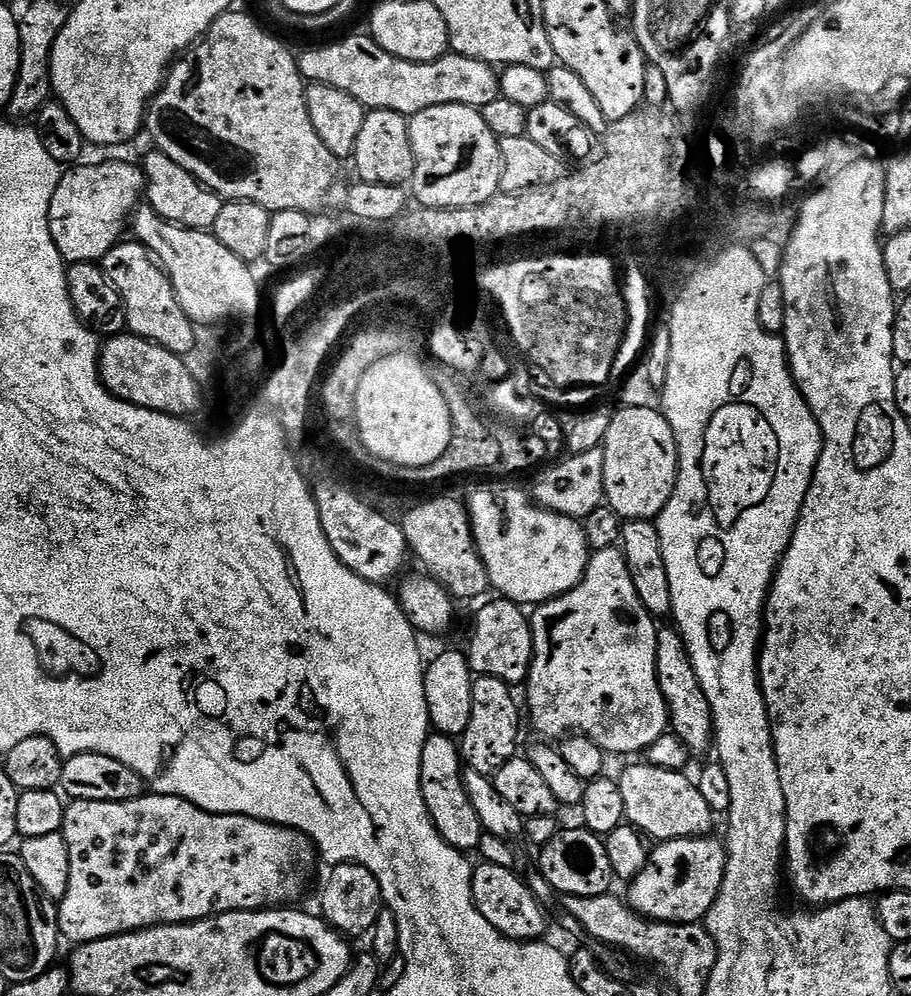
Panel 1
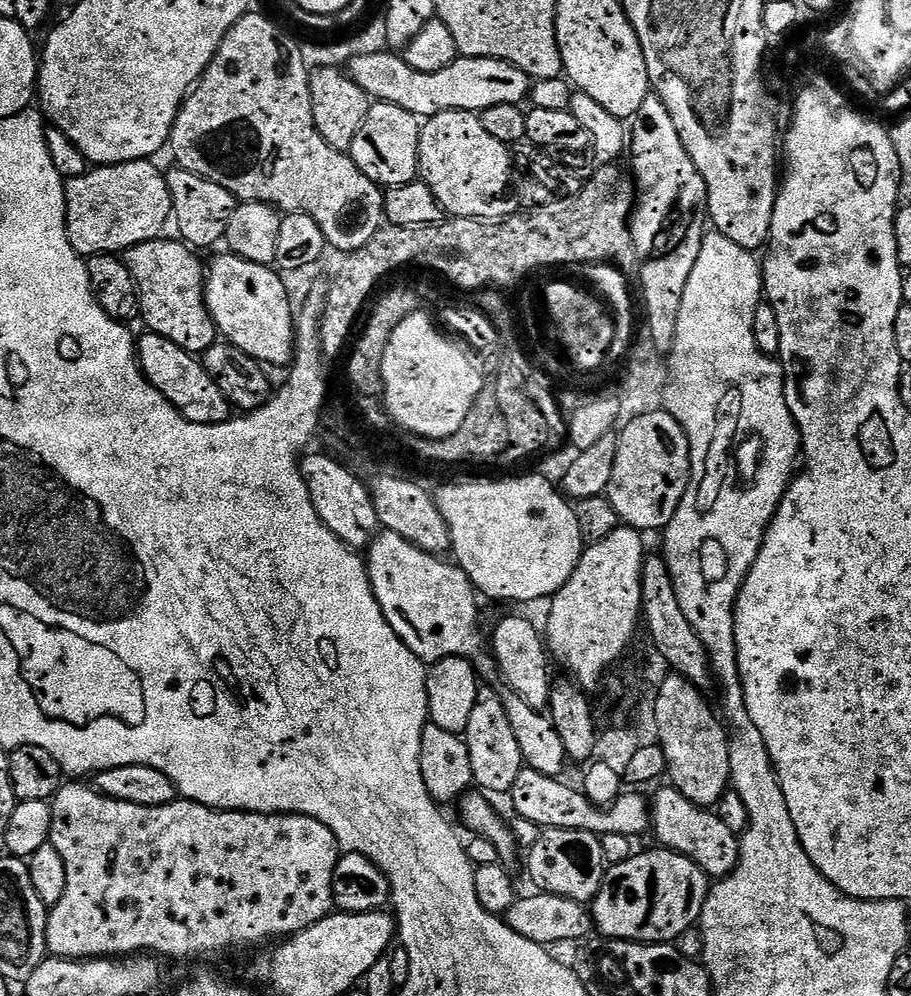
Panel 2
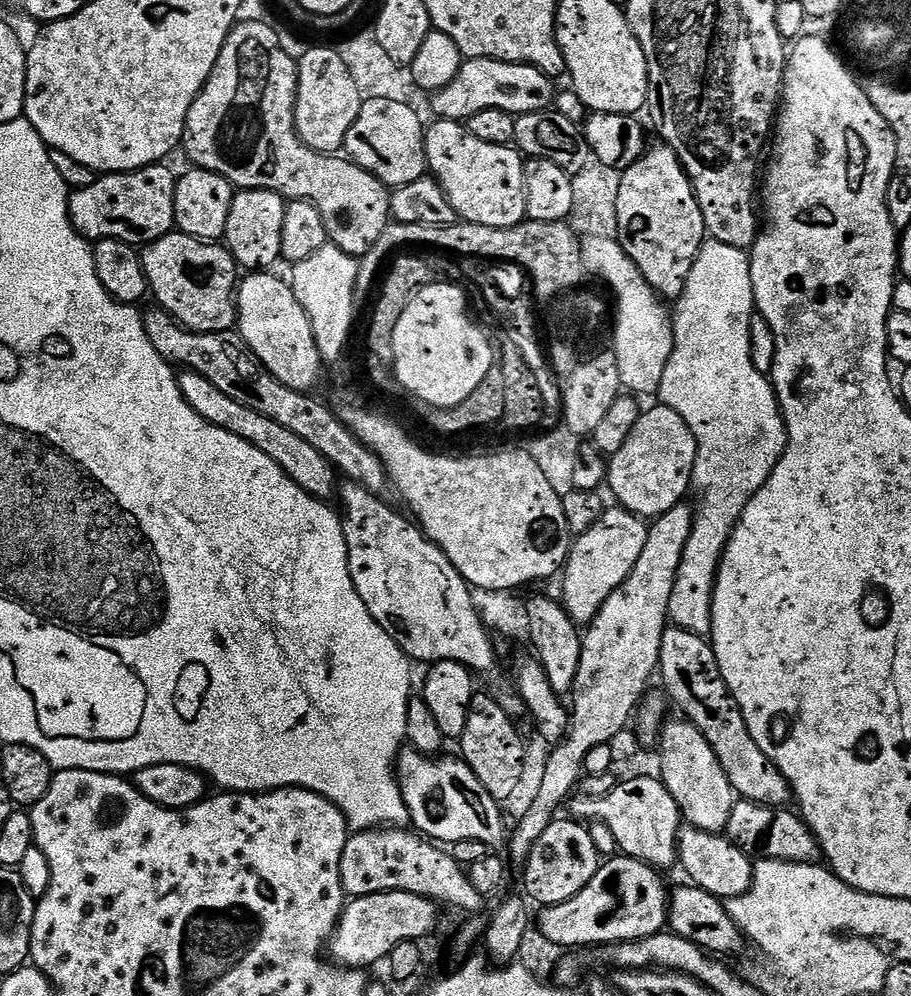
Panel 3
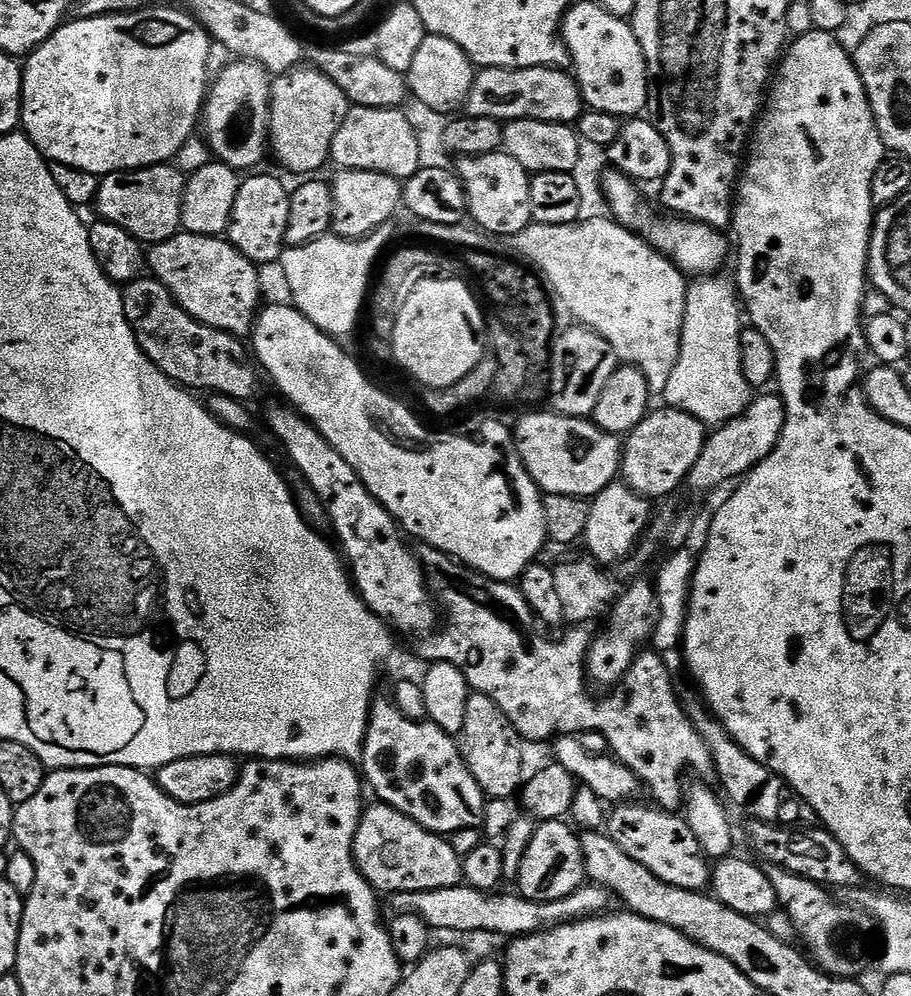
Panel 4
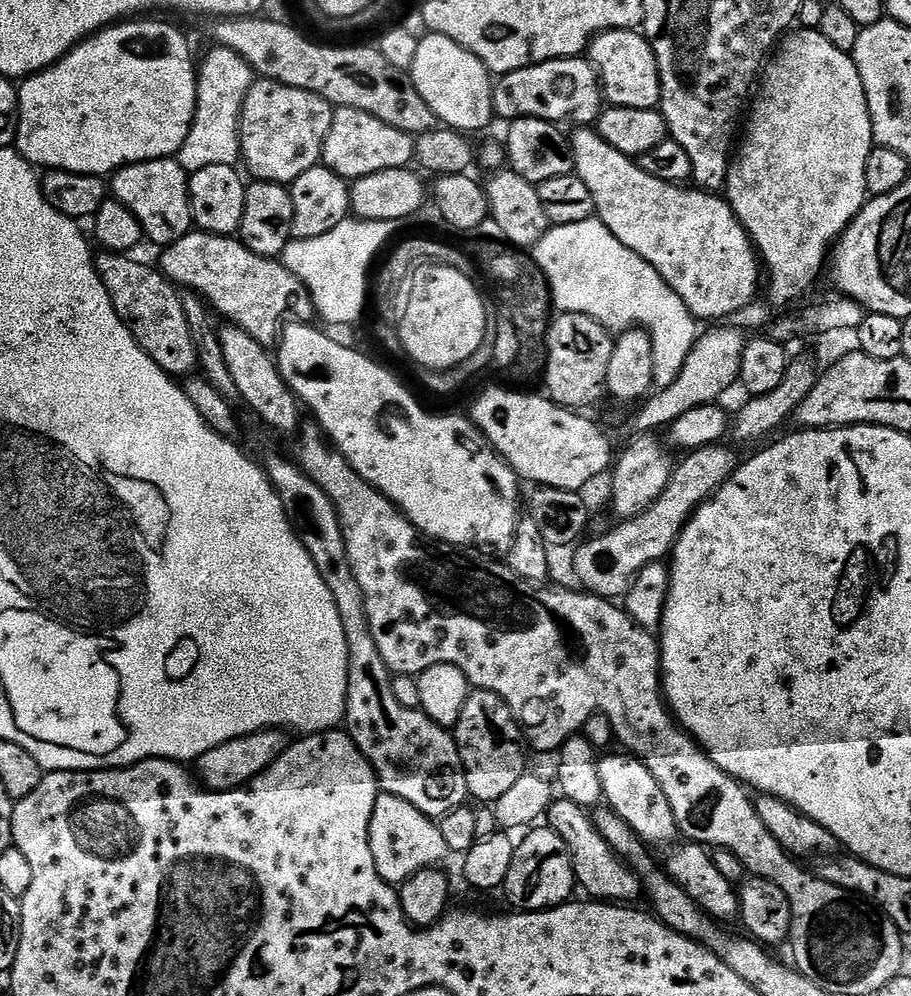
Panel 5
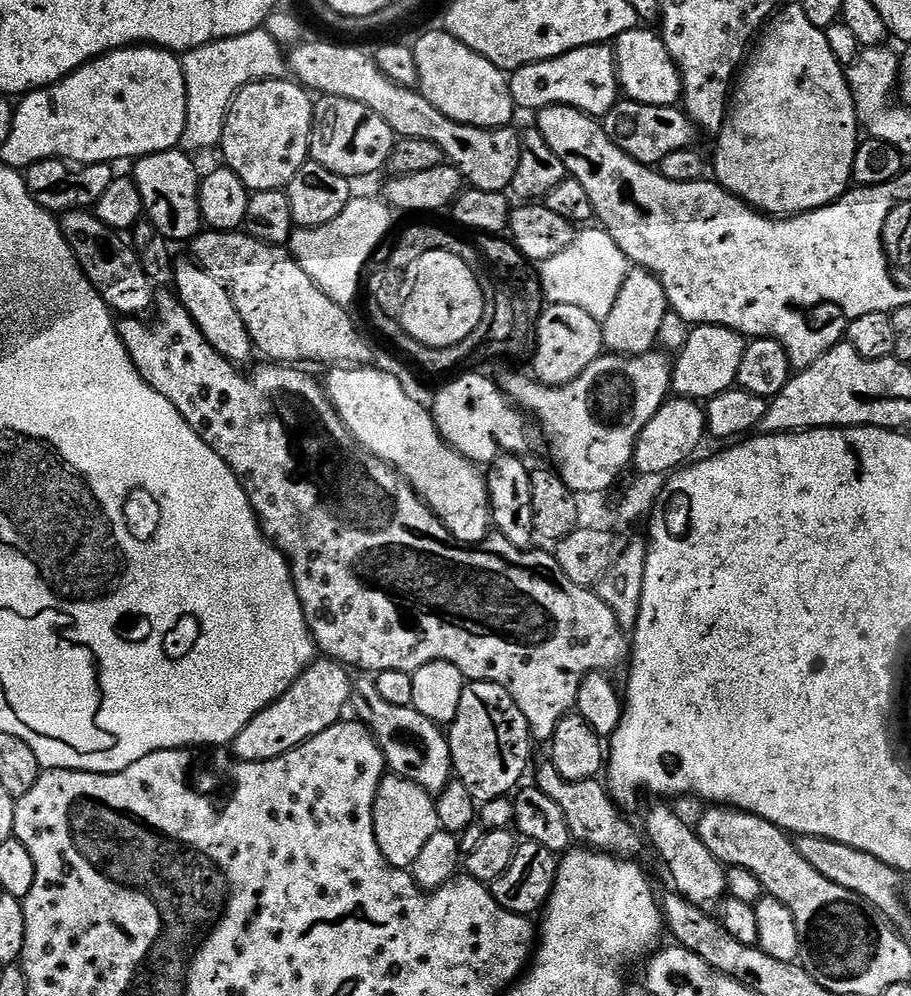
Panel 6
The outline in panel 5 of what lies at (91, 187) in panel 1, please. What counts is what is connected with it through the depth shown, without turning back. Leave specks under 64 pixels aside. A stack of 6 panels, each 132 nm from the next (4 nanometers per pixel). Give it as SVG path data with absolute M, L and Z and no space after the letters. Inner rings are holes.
M175 159L147 160L141 164L127 164L111 173L110 192L118 203L136 215L149 241L167 246L188 235L193 227L192 207L188 205L188 177L189 173Z

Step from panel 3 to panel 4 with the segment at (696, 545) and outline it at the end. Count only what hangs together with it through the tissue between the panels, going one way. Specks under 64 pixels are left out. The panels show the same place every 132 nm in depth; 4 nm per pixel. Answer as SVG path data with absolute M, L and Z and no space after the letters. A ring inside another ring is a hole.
M724 274L697 280L700 281L688 289L681 350L662 400L667 407L690 414L705 426L719 426L741 416L754 399L753 389L742 374L742 301L735 283L729 277L727 280Z

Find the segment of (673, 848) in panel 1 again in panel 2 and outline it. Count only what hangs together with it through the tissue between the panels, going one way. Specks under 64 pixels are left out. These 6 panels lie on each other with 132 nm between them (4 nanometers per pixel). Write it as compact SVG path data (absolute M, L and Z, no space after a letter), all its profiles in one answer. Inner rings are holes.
M655 846L649 852L640 852L637 851L632 855L629 860L626 862L618 862L617 864L611 865L605 871L602 882L600 883L600 893L592 899L590 905L590 911L592 914L592 922L595 928L595 931L603 937L605 940L629 940L635 944L667 944L669 942L679 941L679 936L687 930L688 927L695 925L699 921L700 915L702 914L702 906L706 902L708 897L708 890L710 887L710 877L708 877L704 871L698 867L690 858L686 858L681 852L674 852L670 848L663 846Z

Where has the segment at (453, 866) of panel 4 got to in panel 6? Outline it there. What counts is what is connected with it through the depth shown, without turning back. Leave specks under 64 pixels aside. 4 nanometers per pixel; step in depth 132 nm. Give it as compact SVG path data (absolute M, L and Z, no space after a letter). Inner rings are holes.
M388 774L380 781L372 817L378 850L382 850L386 862L394 868L411 869L414 858L418 858L426 842L430 842L430 838L441 831L433 793L422 790L420 786L401 776Z

